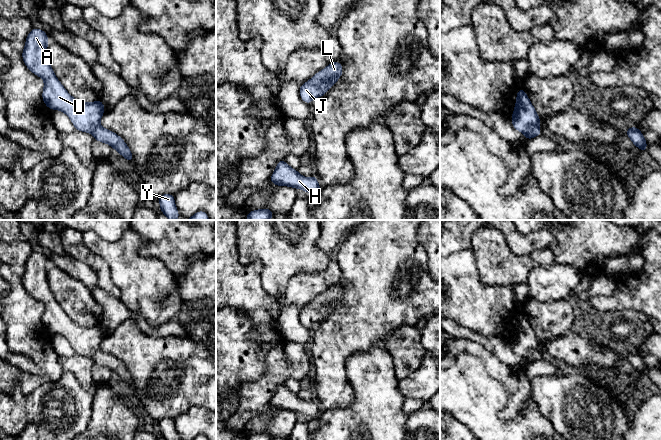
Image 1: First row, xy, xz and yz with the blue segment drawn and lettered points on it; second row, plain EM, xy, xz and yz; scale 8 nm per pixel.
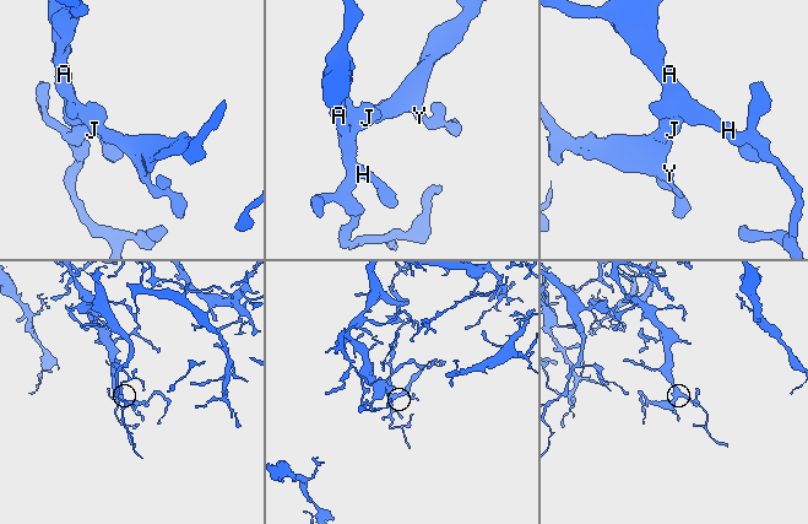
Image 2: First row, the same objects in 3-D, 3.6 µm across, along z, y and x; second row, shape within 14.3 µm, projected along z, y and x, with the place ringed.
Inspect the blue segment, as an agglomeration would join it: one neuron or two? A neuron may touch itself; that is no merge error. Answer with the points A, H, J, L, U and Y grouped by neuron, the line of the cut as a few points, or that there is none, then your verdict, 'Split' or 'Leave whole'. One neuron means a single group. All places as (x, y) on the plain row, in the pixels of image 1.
Groups: A H J L U Y. No split. Leave whole

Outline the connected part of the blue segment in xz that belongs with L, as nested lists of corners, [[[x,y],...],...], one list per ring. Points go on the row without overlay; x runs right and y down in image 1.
[[[337,284],[318,295],[311,303],[299,310],[302,325],[310,328],[315,322],[324,320],[339,304],[342,297],[343,291]]]

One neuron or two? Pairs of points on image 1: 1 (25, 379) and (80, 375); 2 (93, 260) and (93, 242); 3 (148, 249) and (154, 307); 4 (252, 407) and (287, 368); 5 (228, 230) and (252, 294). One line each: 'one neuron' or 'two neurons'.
1: two neurons
2: two neurons
3: two neurons
4: one neuron
5: one neuron

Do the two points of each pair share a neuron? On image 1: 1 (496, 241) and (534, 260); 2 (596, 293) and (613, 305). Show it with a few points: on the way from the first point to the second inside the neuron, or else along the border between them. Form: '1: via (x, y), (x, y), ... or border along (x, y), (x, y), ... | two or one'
1: via (503, 251), (512, 260), (524, 260) | one
2: border along (611, 276), (614, 291), (592, 301) | two

